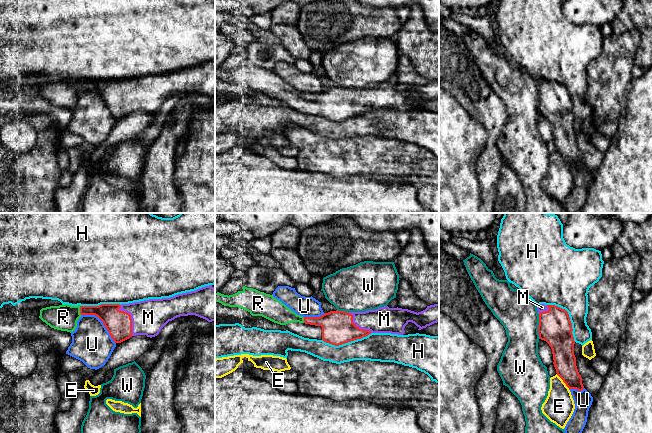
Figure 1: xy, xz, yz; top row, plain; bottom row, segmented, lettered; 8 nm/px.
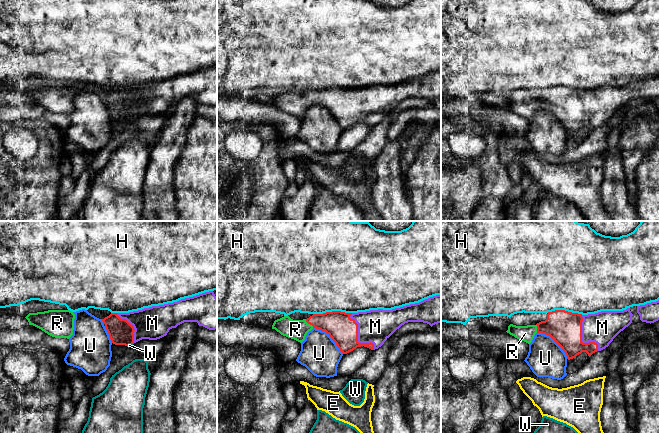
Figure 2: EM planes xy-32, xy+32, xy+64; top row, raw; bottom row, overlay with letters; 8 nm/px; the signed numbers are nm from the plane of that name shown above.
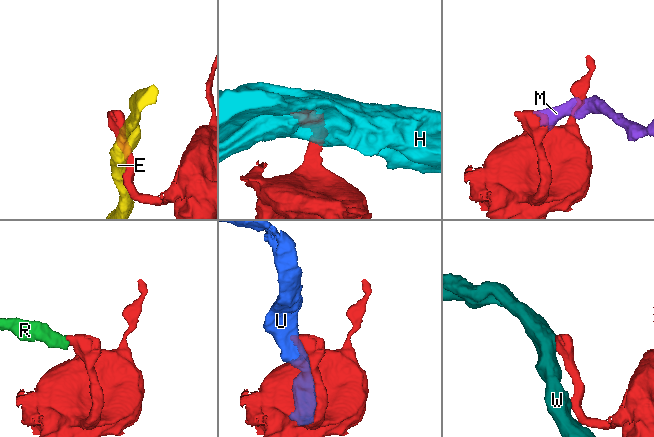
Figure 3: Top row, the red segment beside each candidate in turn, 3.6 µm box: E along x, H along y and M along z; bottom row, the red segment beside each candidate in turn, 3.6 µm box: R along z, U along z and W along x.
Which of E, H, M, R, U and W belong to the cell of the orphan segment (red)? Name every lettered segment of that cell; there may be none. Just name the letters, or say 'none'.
M, R

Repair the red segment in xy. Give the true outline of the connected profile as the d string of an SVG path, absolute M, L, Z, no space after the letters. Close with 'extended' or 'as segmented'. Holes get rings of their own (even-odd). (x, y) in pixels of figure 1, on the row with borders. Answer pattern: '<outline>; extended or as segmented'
M212 285L170 298L149 299L129 304L99 306L50 306L40 310L39 318L51 328L73 332L82 315L97 316L115 343L132 336L155 337L169 322L180 316L195 315L215 321L215 289Z; extended

